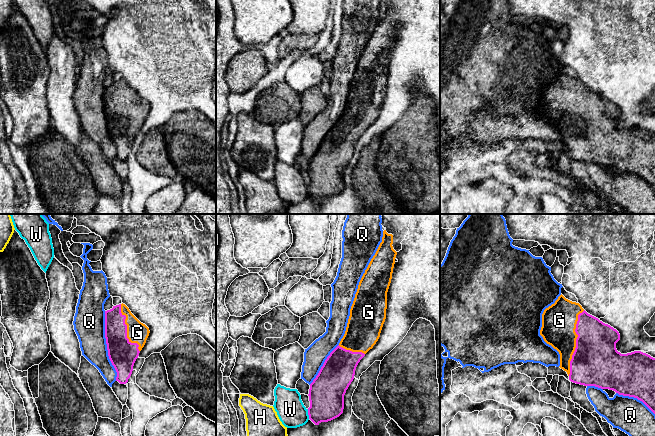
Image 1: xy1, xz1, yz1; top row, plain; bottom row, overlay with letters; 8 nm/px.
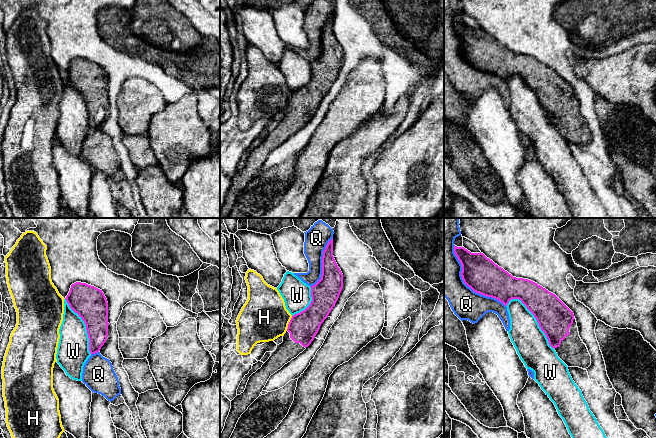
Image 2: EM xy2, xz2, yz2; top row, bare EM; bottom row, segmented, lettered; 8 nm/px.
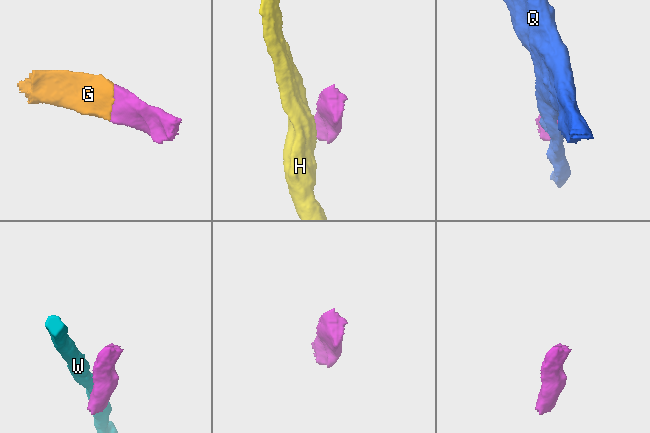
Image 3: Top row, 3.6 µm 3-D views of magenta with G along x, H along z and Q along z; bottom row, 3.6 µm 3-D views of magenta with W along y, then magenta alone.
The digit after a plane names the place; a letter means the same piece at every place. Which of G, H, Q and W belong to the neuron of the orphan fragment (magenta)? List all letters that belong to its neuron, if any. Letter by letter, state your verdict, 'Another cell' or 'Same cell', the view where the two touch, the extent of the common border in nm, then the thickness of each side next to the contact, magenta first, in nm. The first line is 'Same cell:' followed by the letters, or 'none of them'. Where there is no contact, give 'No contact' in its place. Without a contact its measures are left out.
Same cell: G
G: Same cell. Touches magenta in yz1. Shared border 550 nm. Thickness 380 nm (magenta) against 280 nm
H: Another cell. Touches magenta in xz2. Shared border 130 nm. Thickness 240 nm (magenta) against 380 nm
Q: Another cell. Touches magenta in yz2. Shared border 650 nm. Thickness 280 nm (magenta) against 280 nm
W: Another cell. Touches magenta in yz2. Shared border 550 nm. Thickness 280 nm (magenta) against 260 nm

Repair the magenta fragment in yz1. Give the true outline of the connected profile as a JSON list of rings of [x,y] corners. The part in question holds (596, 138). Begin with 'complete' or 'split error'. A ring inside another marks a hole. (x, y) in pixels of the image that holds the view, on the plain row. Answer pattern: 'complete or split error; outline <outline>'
split error; outline [[[561,70],[554,80],[544,86],[540,111],[559,128],[559,143],[567,148],[571,158],[637,174],[655,190],[655,134],[641,127],[618,128],[619,108],[588,90],[579,79]]]

